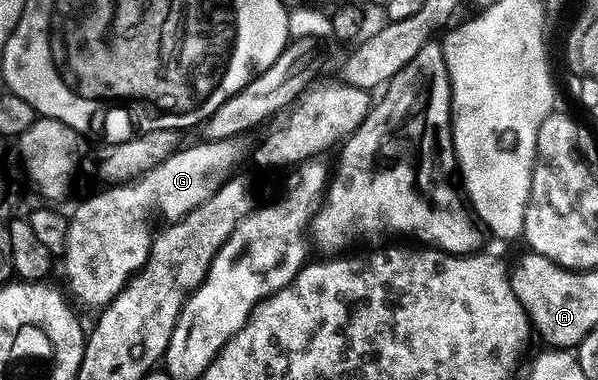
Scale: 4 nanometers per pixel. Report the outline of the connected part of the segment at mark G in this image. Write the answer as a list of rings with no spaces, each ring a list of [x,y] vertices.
[[[236,139],[197,144],[197,147],[176,150],[166,161],[131,183],[100,189],[104,191],[82,200],[76,212],[71,212],[62,262],[73,293],[86,306],[107,307],[129,280],[143,270],[152,249],[152,214],[155,211],[161,211],[168,223],[177,223],[233,178],[235,171],[232,170],[240,157]]]

